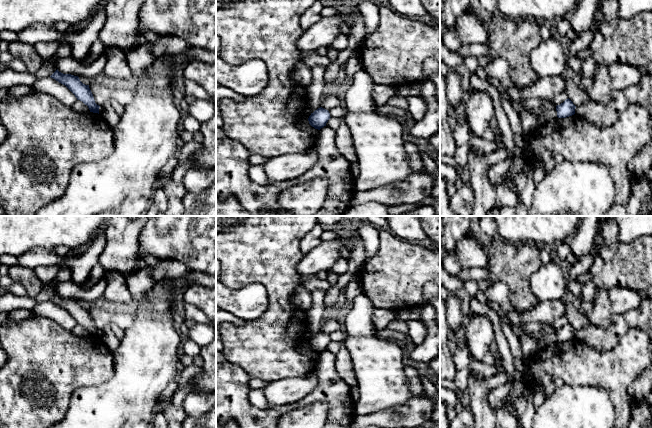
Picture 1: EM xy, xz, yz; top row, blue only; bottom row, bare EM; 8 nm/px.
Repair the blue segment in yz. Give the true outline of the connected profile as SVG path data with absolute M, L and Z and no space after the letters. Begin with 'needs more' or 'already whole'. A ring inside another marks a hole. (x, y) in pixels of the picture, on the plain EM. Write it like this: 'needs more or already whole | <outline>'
already whole | M568 322L560 329L556 330L557 341L558 342L566 342L575 338L576 330L573 326Z

